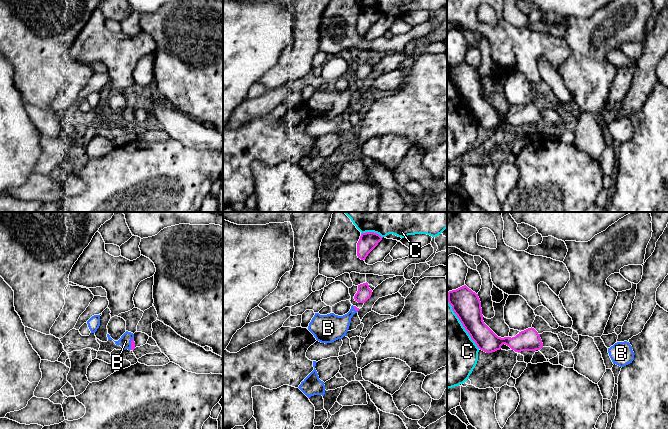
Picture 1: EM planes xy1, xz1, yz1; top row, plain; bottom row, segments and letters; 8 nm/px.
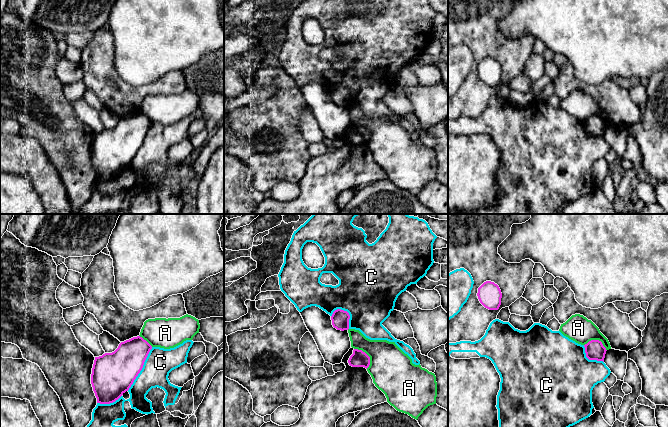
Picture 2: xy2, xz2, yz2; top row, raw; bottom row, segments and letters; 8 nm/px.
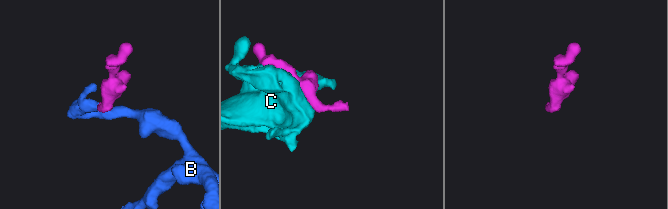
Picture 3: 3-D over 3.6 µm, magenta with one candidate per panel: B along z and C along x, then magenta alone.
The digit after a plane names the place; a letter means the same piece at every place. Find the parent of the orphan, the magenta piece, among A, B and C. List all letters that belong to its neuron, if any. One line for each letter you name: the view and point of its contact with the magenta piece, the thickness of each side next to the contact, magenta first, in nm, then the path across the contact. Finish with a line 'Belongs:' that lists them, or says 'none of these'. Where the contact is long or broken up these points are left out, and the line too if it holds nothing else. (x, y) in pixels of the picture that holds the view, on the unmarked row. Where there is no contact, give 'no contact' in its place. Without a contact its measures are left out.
B: contact xy1 (131, 119); calibres 30 and 100 nm; way xy1 (132, 118), (131, 119), (125, 117)
Belongs: B

